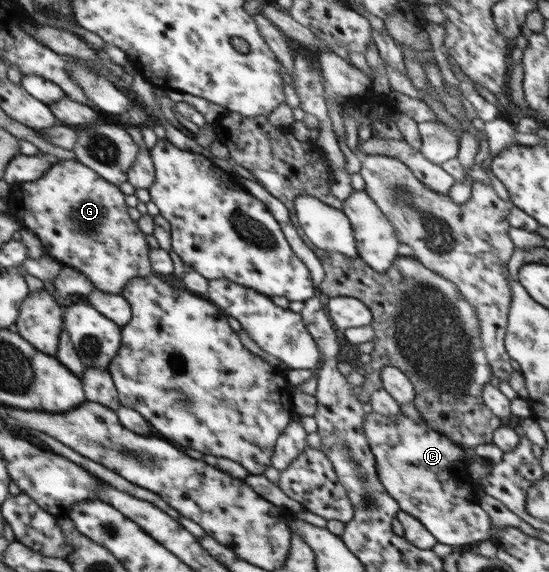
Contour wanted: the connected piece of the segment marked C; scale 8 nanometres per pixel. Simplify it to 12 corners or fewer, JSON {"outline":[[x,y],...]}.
{"outline":[[365,414],[380,482],[437,543],[490,539],[464,448]]}

